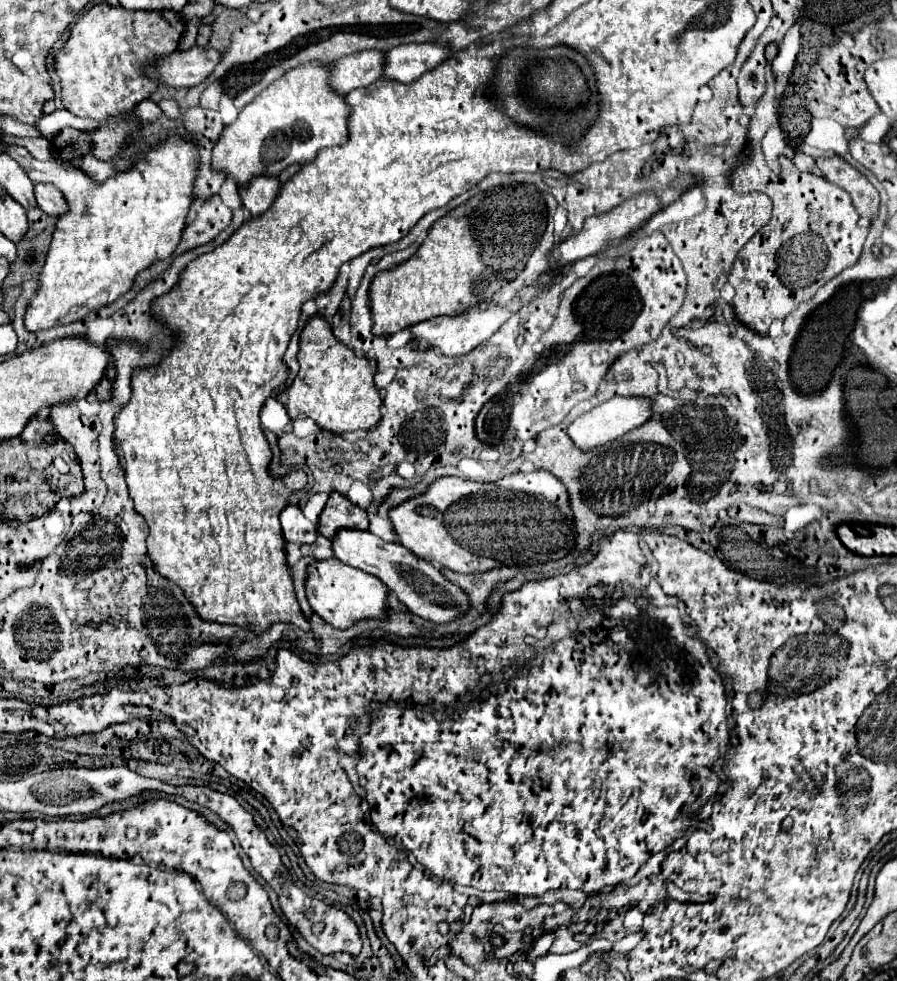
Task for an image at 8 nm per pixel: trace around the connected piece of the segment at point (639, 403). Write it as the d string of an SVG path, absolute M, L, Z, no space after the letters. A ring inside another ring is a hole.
M617 395L617 397L601 403L599 407L591 409L589 413L577 417L567 427L567 435L575 443L575 447L579 447L579 451L587 453L587 451L593 451L593 449L609 443L609 441L623 437L625 433L633 431L635 427L647 423L651 417L653 417L653 405L647 397L619 397Z

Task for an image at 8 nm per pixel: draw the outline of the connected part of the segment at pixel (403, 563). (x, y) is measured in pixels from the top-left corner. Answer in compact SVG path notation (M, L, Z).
M341 529L333 539L335 557L351 567L363 569L379 577L397 597L403 601L411 613L431 621L431 623L449 623L465 615L471 609L471 597L461 591L455 583L443 577L443 573L429 561L419 559L399 543L387 543L371 531Z

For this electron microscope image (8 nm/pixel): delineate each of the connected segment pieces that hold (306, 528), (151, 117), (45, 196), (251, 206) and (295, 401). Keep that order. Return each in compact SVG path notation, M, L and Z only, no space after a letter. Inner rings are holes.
M289 505L281 513L281 525L285 539L297 545L313 545L317 541L317 525L307 521L299 507Z
M141 101L141 103L135 107L133 115L139 117L141 121L155 121L155 119L159 119L159 117L163 115L163 111L161 111L161 107L159 107L157 103L153 103L153 101Z
M37 183L35 185L35 197L37 197L37 205L49 215L59 219L61 215L67 213L67 201L63 197L63 193L51 185L51 183Z
M259 177L259 179L253 179L249 187L245 187L243 191L239 189L239 195L243 205L249 209L249 213L253 217L259 217L271 207L273 199L277 197L277 191L279 191L277 177Z
M311 317L301 331L297 361L301 369L293 385L277 395L277 399L287 407L291 419L295 419L297 415L307 415L321 429L335 435L357 429L371 429L379 423L381 397L373 383L377 363L337 341L331 325L323 317Z

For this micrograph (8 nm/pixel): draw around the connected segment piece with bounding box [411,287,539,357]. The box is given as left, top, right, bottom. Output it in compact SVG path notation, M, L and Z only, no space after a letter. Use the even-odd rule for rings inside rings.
M525 287L521 293L515 295L515 299L511 299L505 307L495 307L493 313L487 313L487 309L469 309L467 313L461 313L461 315L455 315L455 317L435 317L435 319L429 319L429 321L423 321L415 327L411 327L411 343L415 347L419 347L419 341L427 341L429 347L437 347L443 355L453 355L453 357L459 357L459 355L467 355L469 351L473 351L477 345L485 343L507 319L511 313L519 311L521 305L529 303L535 295L539 293L539 287Z

